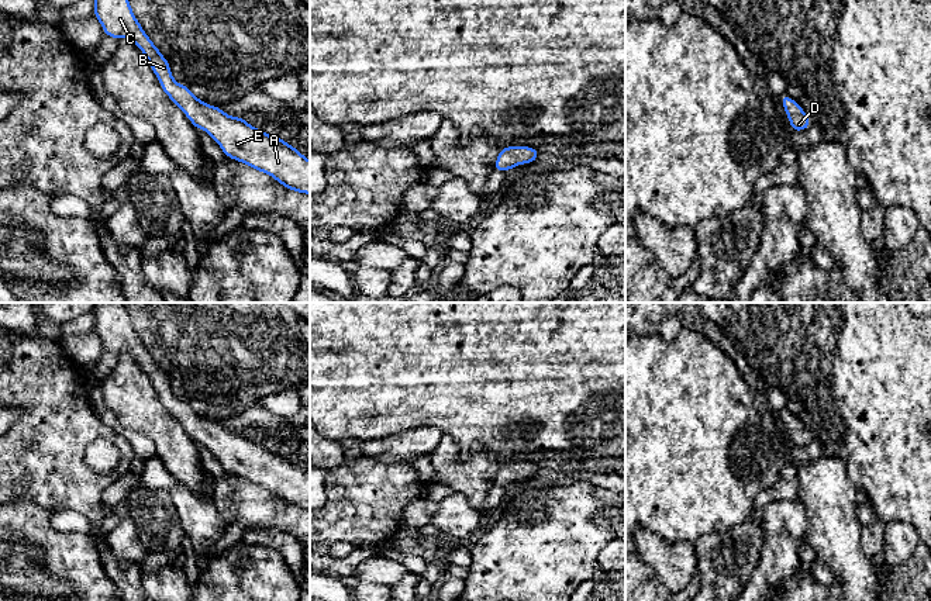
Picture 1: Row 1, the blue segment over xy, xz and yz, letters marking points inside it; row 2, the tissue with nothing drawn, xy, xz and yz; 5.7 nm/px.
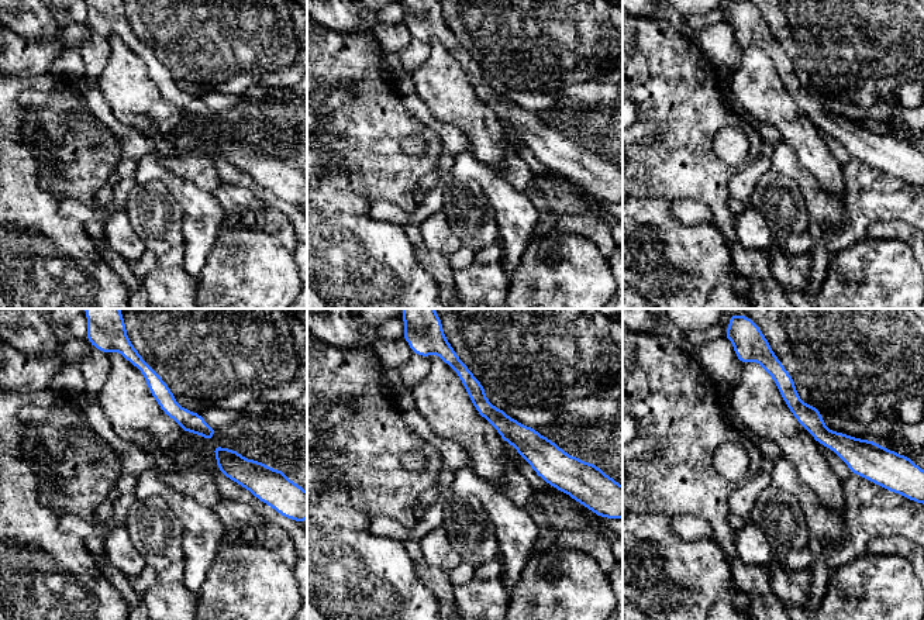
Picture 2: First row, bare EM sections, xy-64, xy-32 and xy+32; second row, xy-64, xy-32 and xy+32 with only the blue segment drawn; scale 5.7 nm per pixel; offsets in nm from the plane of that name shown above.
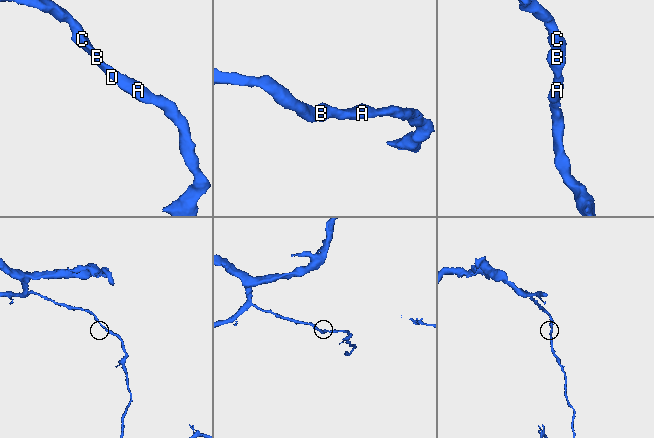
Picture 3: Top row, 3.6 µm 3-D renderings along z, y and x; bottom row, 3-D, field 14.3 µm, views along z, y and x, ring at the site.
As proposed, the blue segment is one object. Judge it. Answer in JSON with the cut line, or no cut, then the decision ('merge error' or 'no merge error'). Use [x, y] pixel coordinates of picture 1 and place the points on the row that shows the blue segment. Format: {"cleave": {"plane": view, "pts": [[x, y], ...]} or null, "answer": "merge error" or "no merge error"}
{"cleave": null, "answer": "no merge error"}

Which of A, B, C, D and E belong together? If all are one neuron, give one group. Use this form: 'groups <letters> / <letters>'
groups A B C D E

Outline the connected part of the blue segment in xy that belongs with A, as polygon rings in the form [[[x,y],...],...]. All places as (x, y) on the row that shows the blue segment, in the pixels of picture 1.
[[[94,0],[93,15],[100,21],[104,35],[114,39],[127,37],[142,51],[166,96],[194,128],[206,131],[220,145],[227,158],[272,176],[286,189],[310,194],[310,160],[282,137],[270,137],[245,118],[206,104],[189,86],[179,84],[170,73],[170,63],[134,15],[130,0]]]

